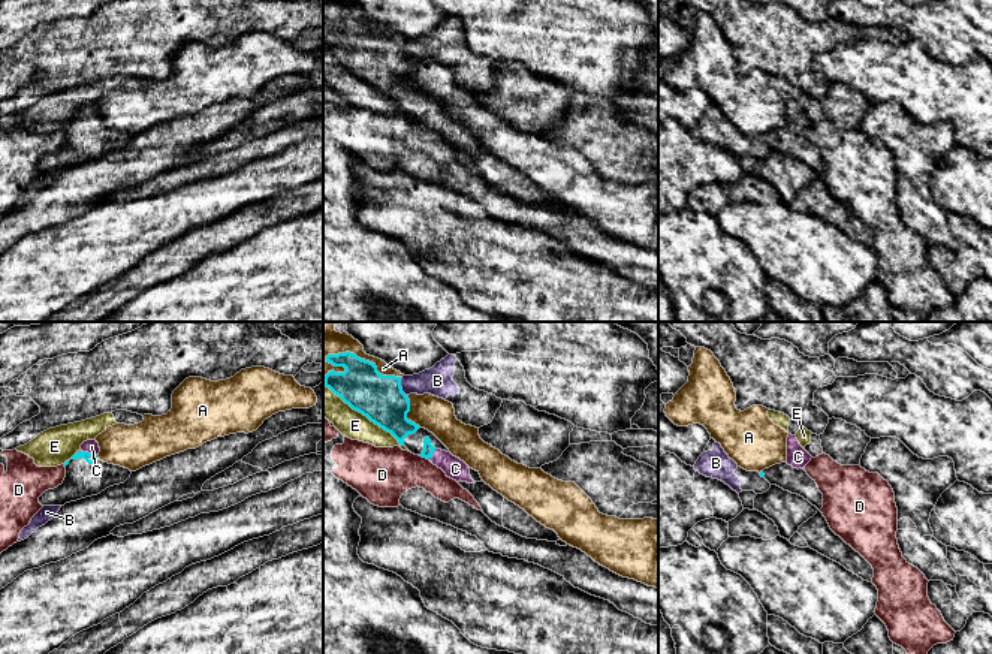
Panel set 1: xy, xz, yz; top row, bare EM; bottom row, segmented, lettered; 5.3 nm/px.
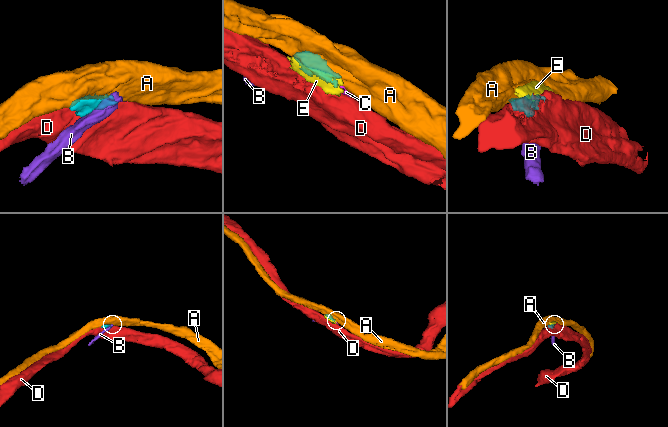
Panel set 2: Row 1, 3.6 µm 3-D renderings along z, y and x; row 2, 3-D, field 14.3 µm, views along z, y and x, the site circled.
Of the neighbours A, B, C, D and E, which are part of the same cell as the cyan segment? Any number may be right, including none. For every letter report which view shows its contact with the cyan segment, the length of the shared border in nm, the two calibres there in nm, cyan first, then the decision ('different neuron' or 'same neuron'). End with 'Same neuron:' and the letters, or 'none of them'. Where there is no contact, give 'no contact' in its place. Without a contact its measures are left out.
A: contact in xz; length 420 nm; calibres 240 and 170 nm; different neuron
B: contact in xz; length 110 nm; calibres 240 and 160 nm; different neuron
C: contact in xy; length 80 nm; calibres 60 and 80 nm; same neuron
D: contact in xz; length 70 nm; calibres 60 and 300 nm; different neuron
E: contact in xz; length 550 nm; calibres 240 and 160 nm; different neuron
Same neuron: C

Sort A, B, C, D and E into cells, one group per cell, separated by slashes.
A / B / C / D / E

